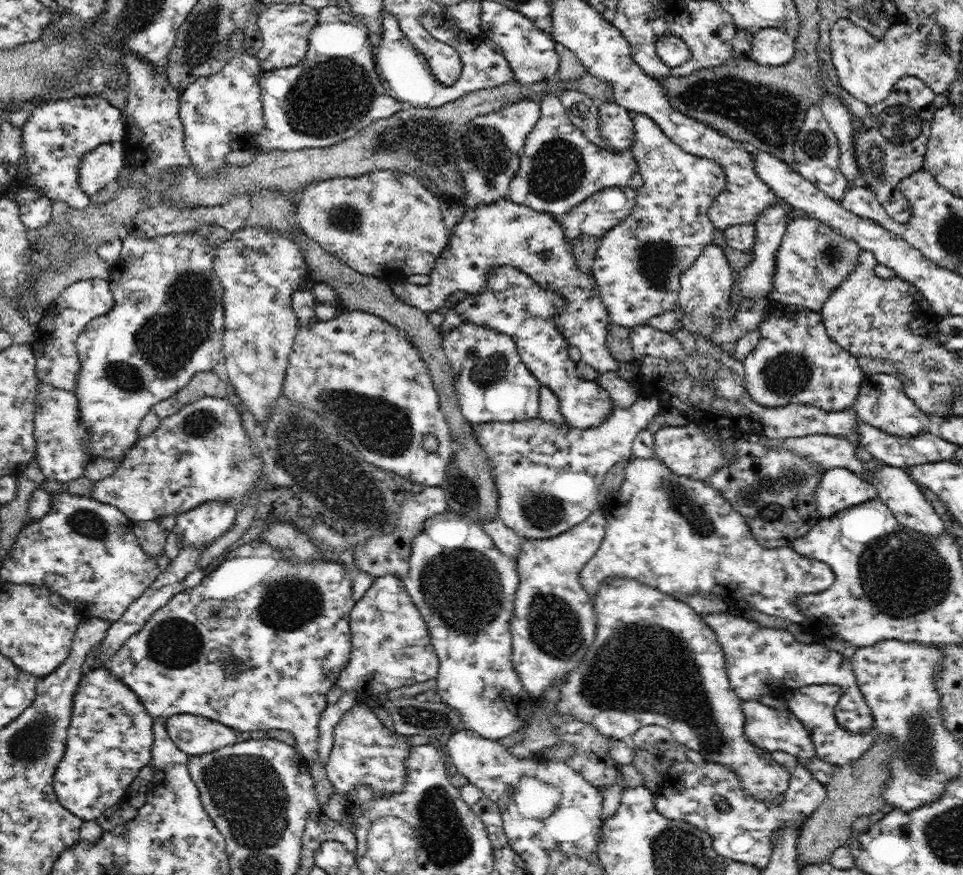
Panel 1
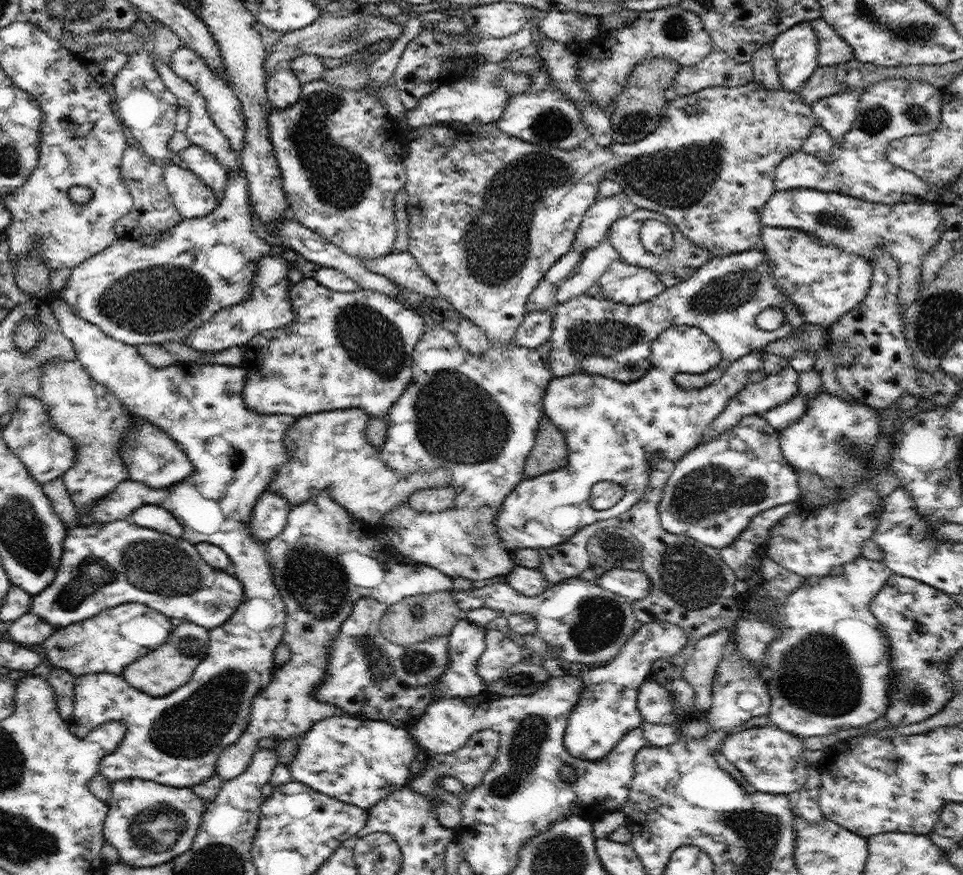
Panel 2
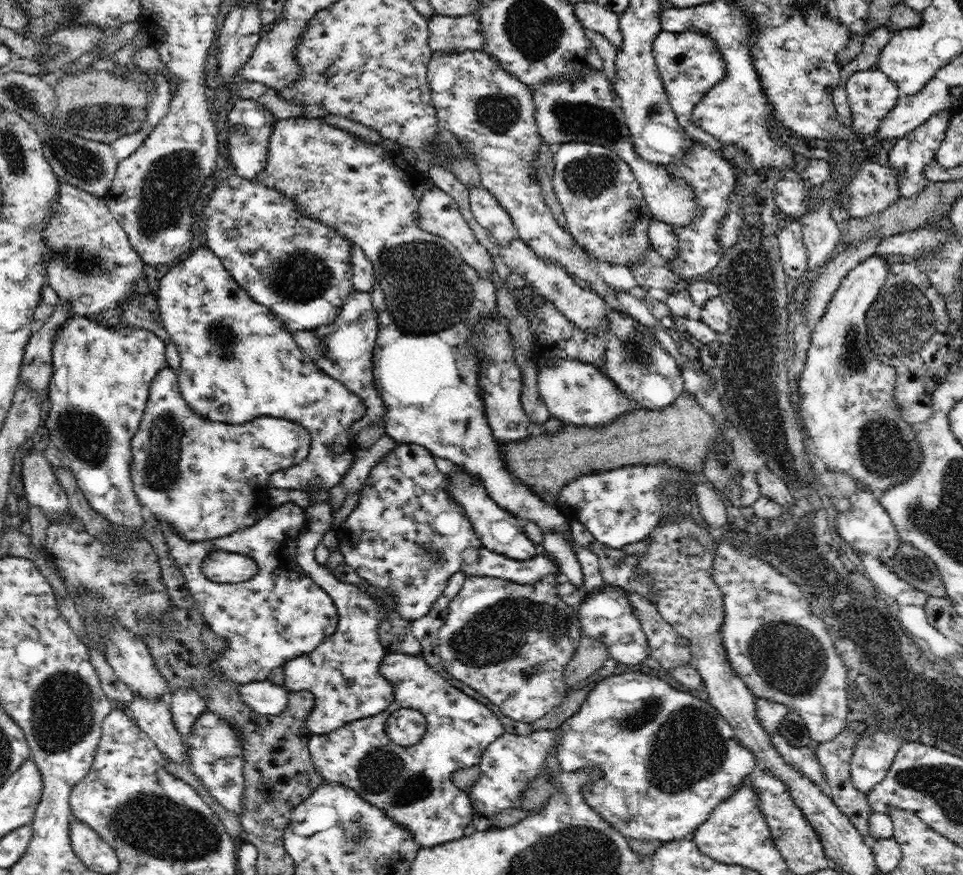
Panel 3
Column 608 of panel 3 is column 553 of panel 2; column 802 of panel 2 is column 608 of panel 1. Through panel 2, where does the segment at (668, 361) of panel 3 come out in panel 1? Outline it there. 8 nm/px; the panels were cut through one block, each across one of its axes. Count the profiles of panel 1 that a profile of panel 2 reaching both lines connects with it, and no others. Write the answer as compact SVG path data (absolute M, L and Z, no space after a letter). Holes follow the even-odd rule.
M506 196L496 199L492 204L479 204L477 207L466 209L451 232L451 237L442 254L437 258L434 270L429 274L430 282L426 285L410 283L406 280L399 283L389 283L393 294L405 304L414 306L426 313L441 311L444 303L450 302L451 296L457 292L478 295L487 288L490 268L502 266L516 267L525 272L540 287L554 291L556 295L564 297L566 310L562 314L556 314L554 323L558 325L560 333L566 337L567 344L577 353L582 355L580 360L590 365L598 373L617 371L619 362L609 352L607 347L607 331L610 317L606 313L604 303L600 301L600 292L594 277L590 273L582 272L574 262L573 245L566 240L562 225L551 214L535 211L525 204L516 204Z

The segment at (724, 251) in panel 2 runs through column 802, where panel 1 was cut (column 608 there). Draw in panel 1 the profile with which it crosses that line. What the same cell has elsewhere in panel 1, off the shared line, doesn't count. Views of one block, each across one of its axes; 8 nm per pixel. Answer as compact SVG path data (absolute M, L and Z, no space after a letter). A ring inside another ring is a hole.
M614 99L596 102L598 103L598 133L604 137L604 143L619 151L626 147L630 148L634 144L635 128L628 109L616 104Z

